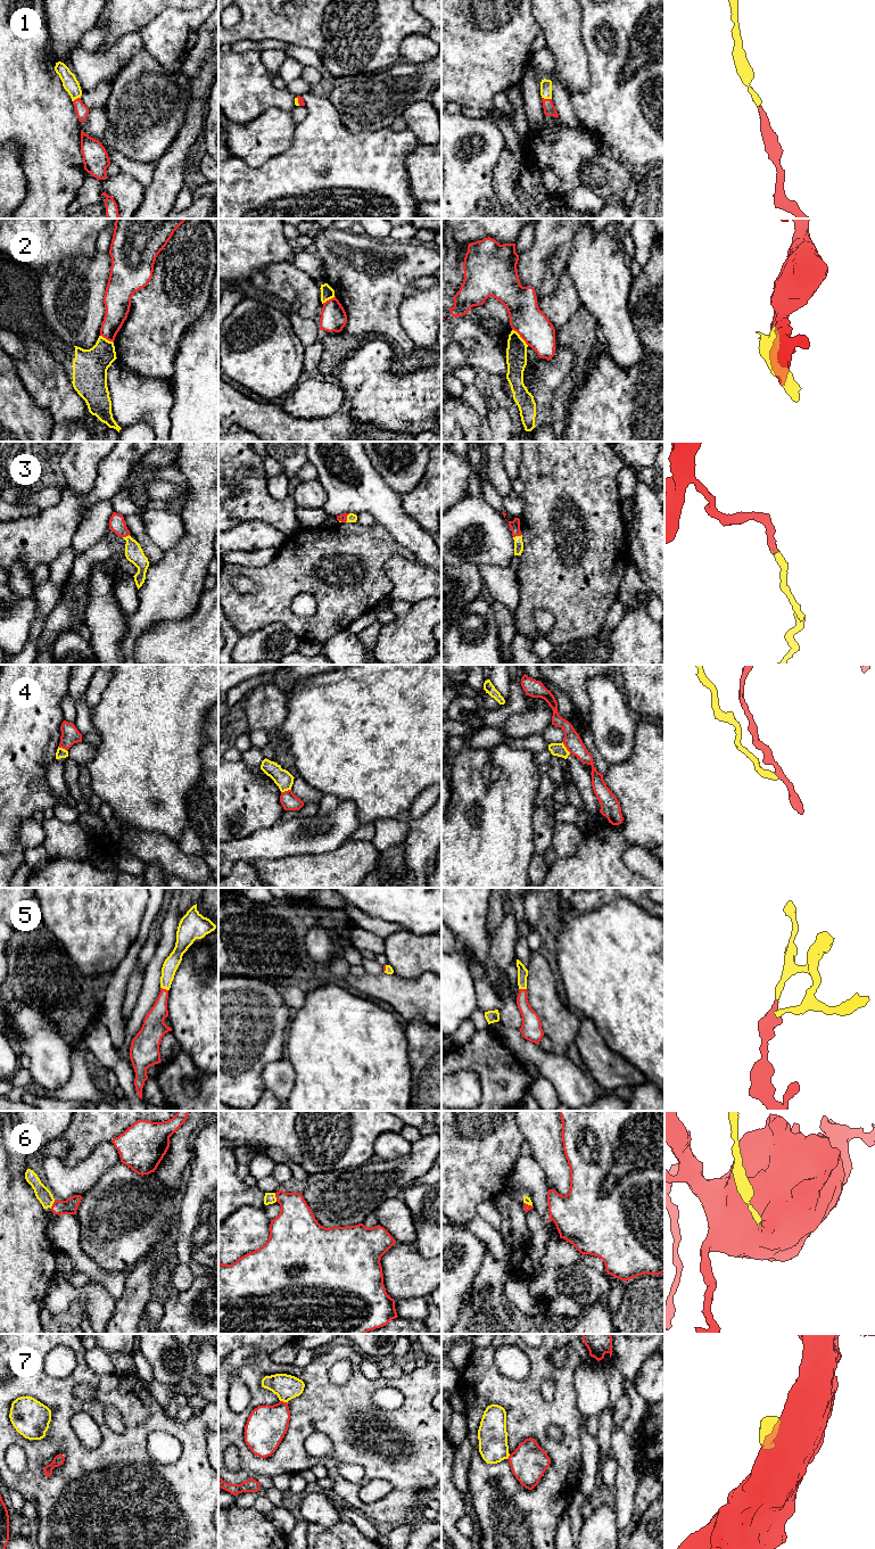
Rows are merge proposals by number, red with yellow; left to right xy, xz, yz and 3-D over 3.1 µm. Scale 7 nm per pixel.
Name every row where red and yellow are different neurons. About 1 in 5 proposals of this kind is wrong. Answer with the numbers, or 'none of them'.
2, 4, 6

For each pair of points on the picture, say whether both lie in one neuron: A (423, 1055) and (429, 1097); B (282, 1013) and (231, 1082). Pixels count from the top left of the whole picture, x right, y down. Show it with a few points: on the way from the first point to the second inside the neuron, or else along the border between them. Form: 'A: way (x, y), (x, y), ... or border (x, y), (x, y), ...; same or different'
A: way (429, 1065), (429, 1087); same
B: way (265, 1030), (244, 1052), (244, 1057), (236, 1065); same

